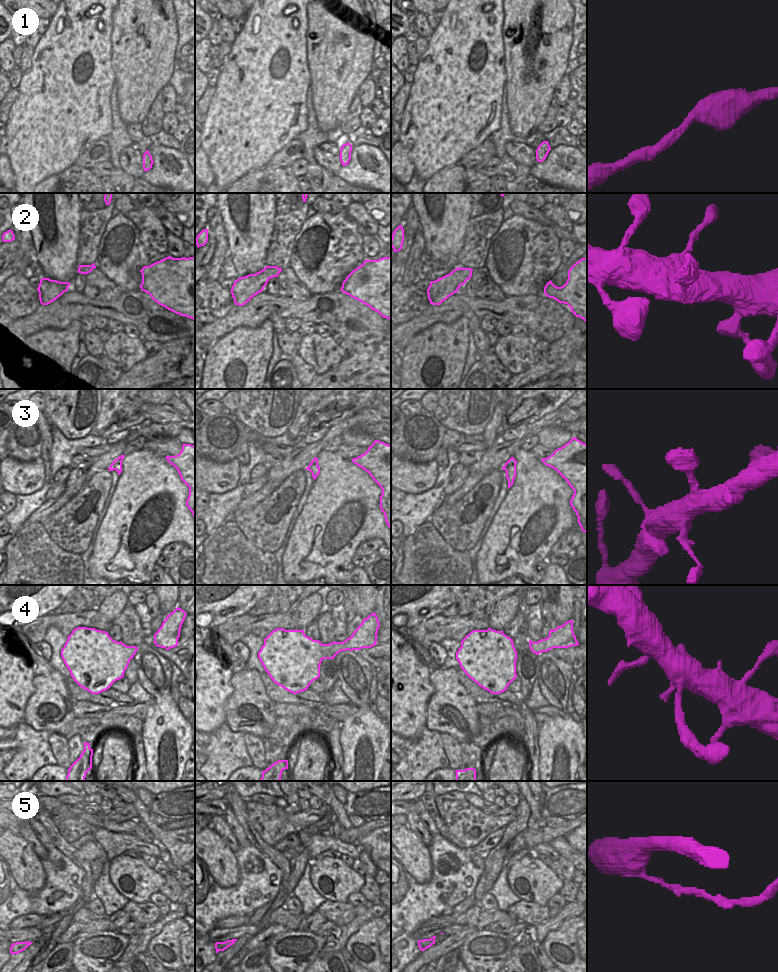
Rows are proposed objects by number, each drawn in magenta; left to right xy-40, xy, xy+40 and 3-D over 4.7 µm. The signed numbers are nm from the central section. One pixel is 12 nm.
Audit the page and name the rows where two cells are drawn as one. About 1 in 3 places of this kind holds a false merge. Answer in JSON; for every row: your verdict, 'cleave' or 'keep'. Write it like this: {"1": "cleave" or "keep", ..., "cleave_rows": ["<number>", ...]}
{"1": "keep", "2": "keep", "3": "keep", "4": "keep", "5": "cleave", "cleave_rows": ["5"]}

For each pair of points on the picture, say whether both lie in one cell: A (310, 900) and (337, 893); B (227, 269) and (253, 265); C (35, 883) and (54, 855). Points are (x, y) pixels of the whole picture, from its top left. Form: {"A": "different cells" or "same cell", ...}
{"A": "different cells", "B": "different cells", "C": "different cells"}

